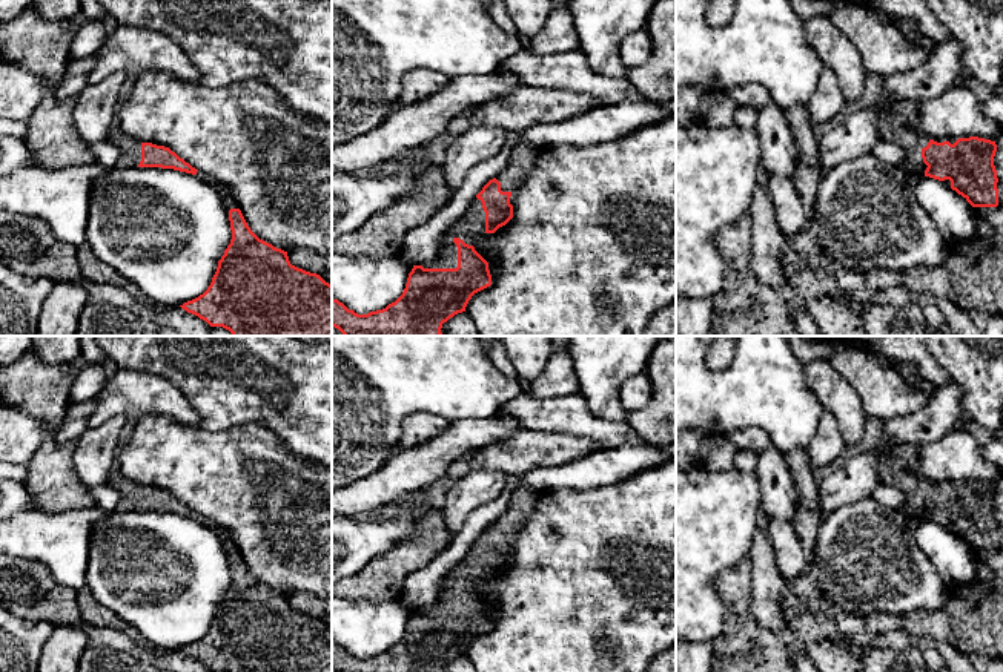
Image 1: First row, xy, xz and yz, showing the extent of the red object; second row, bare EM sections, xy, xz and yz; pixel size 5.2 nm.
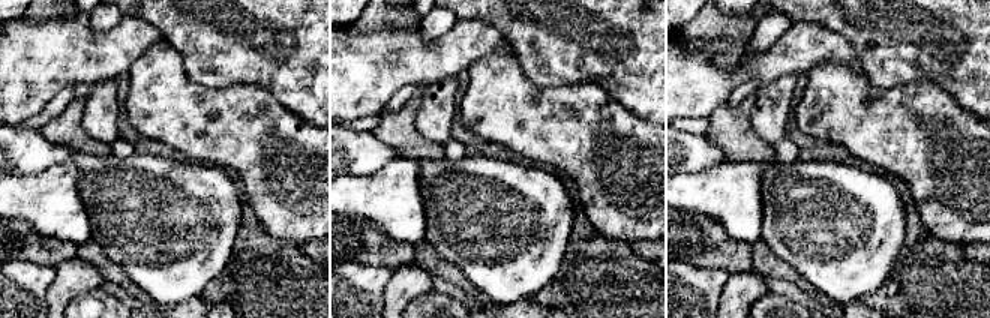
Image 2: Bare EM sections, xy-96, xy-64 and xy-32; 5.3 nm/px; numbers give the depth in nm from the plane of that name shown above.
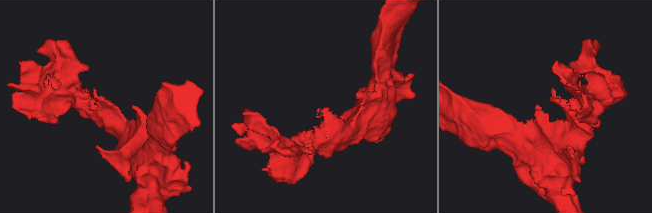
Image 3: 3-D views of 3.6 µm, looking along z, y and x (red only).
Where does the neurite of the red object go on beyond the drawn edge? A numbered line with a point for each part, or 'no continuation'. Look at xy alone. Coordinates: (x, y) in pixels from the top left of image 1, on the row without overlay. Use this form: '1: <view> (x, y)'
1: xy (131, 493)

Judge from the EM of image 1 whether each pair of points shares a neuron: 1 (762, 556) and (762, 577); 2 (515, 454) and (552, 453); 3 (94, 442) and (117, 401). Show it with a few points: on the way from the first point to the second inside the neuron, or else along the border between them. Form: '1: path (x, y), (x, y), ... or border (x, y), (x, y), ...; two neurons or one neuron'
1: path (762, 560), (762, 573); one neuron
2: path (524, 453), (542, 453); one neuron
3: border (126, 418), (108, 418), (89, 428); two neurons

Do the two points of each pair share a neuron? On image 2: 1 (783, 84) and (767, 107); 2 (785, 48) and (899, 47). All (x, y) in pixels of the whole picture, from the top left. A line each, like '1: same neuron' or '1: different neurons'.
1: same neuron
2: different neurons

